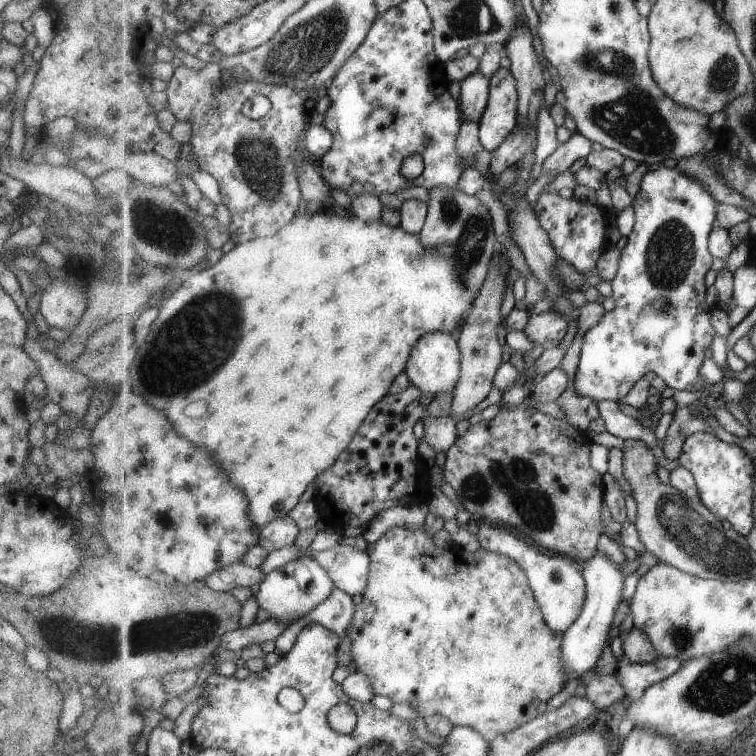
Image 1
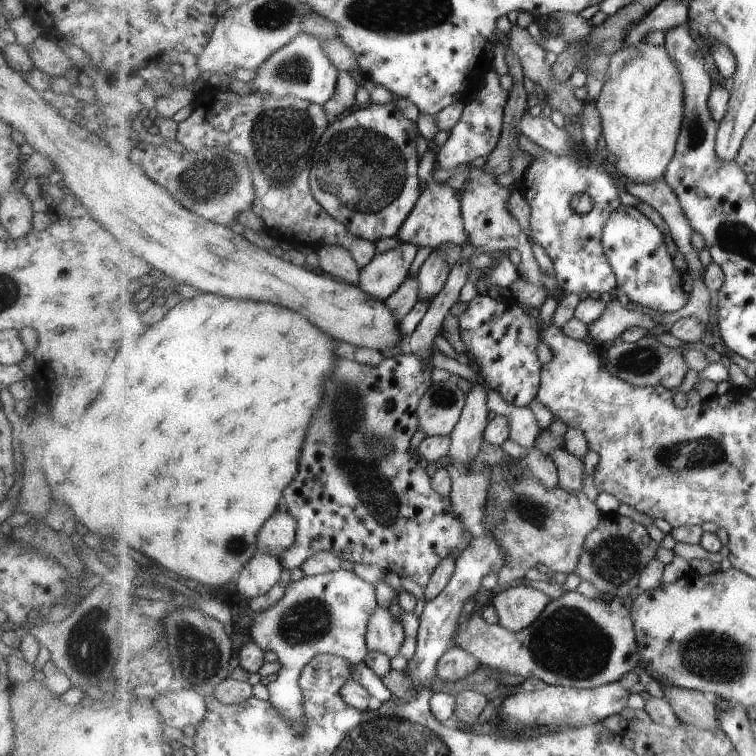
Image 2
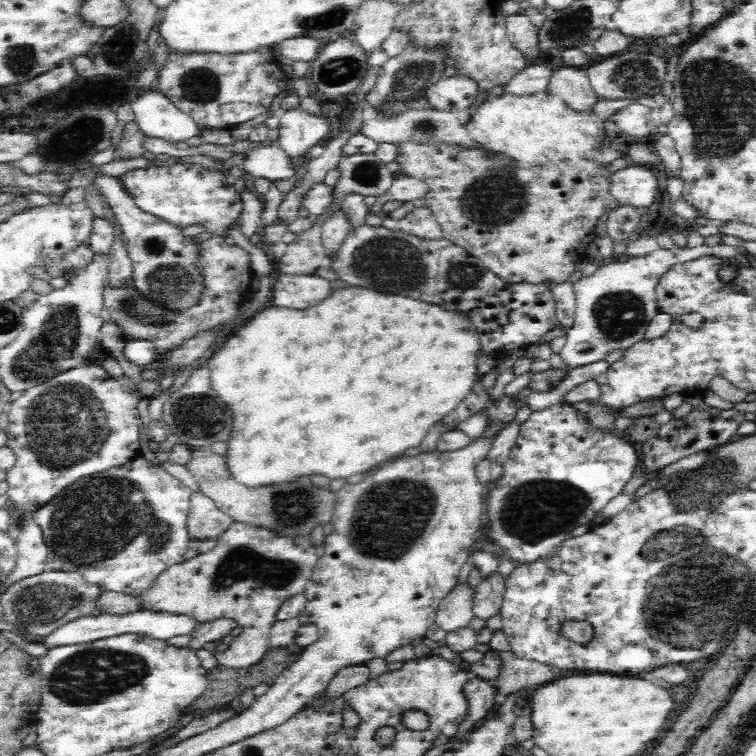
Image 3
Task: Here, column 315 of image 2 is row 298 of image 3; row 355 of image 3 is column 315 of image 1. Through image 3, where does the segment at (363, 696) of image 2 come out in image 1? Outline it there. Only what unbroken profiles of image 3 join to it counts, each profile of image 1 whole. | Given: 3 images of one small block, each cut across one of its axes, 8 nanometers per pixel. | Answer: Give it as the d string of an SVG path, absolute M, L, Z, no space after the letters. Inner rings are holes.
M311 557L292 559L277 567L259 585L260 588L254 595L255 602L268 611L271 617L279 618L281 622L291 622L291 618L303 618L315 606L319 606L336 587L329 572Z

